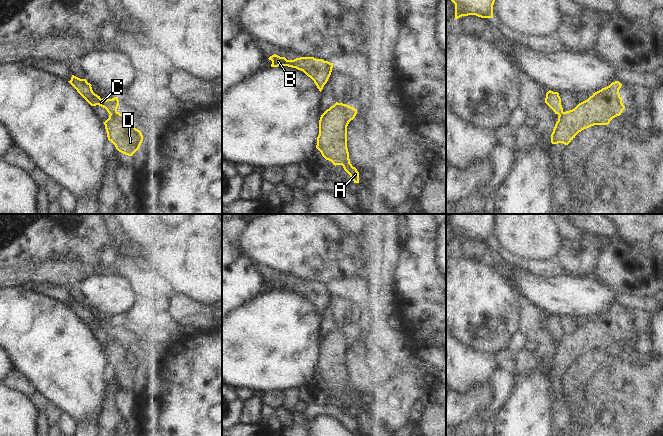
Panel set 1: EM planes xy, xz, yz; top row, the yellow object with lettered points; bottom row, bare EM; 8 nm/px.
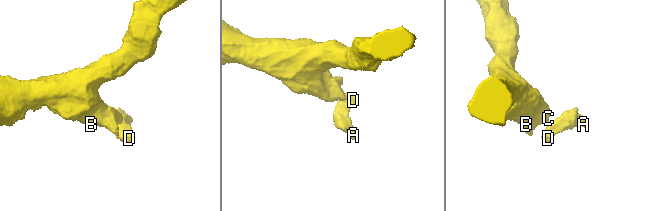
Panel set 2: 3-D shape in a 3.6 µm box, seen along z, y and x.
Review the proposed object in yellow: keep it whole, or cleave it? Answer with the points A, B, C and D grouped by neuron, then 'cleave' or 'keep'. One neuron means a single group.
A D / B C | cleave

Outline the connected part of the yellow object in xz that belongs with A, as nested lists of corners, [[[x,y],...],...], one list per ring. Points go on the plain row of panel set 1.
[[[343,327],[327,333],[319,344],[316,372],[333,389],[342,389],[354,407],[359,407],[359,396],[350,387],[347,372],[347,350],[356,338],[357,333]]]

